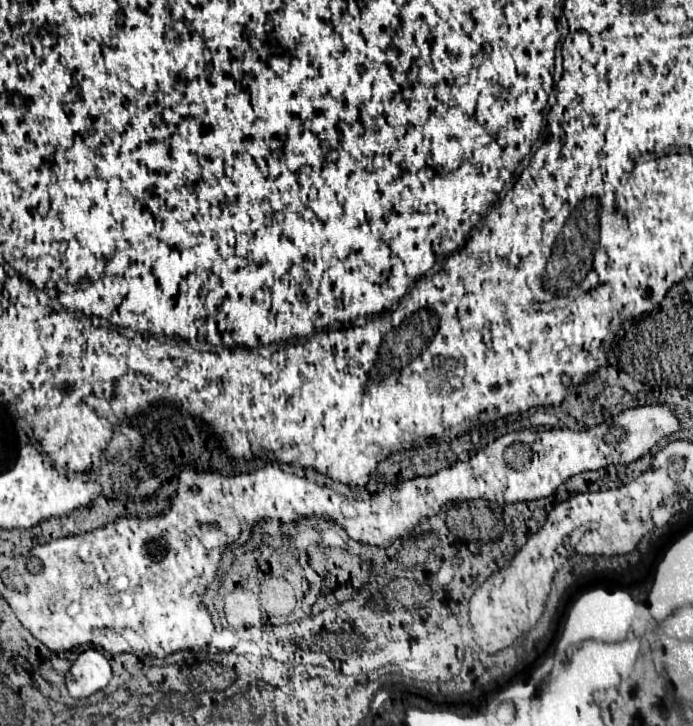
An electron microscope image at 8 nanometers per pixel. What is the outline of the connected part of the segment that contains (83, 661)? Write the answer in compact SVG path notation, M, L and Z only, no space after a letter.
M85 650L79 654L69 670L69 694L73 698L87 698L105 688L111 680L111 666L107 658L97 650Z

